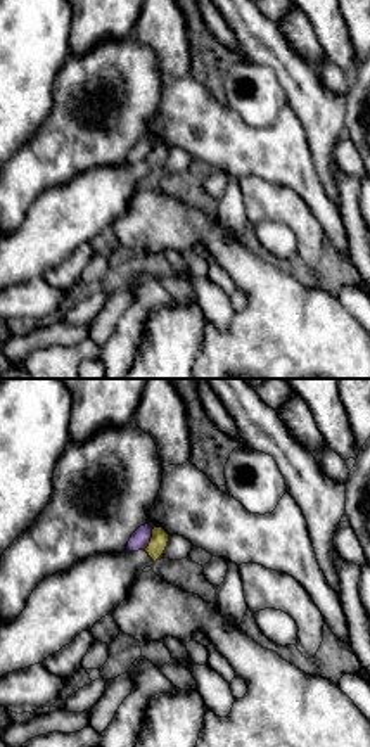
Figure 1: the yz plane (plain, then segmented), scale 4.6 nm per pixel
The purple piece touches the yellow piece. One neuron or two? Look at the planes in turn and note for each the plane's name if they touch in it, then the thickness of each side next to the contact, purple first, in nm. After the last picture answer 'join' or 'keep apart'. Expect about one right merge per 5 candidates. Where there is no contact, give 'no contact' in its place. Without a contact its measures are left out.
contact in yz; calibres 90 and 80 nm

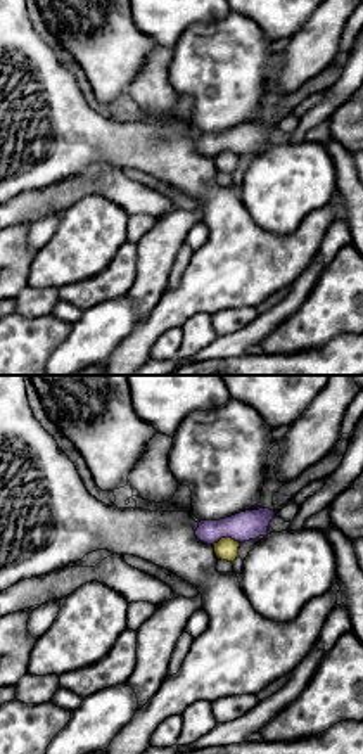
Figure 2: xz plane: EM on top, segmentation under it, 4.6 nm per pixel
contact in xz; calibres 140 and 110 nm

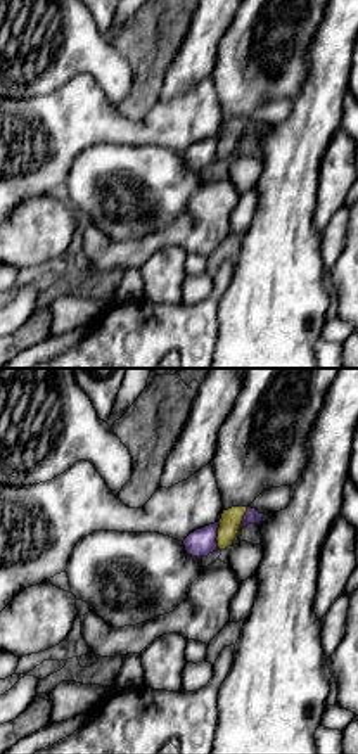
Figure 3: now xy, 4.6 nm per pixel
contact in xy; calibres 130 and 100 nm

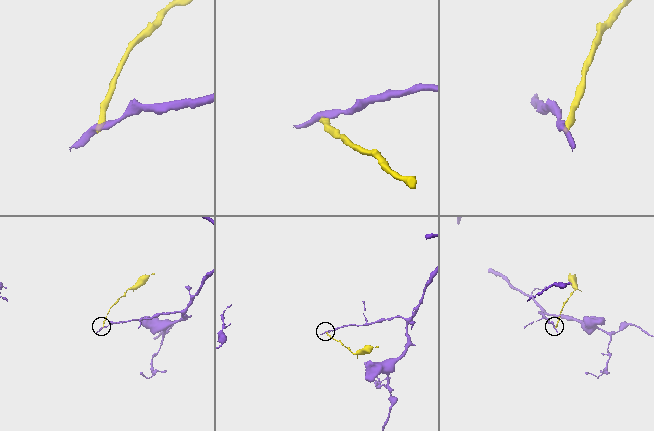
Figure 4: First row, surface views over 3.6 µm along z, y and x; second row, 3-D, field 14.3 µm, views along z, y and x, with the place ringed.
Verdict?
keep apart

